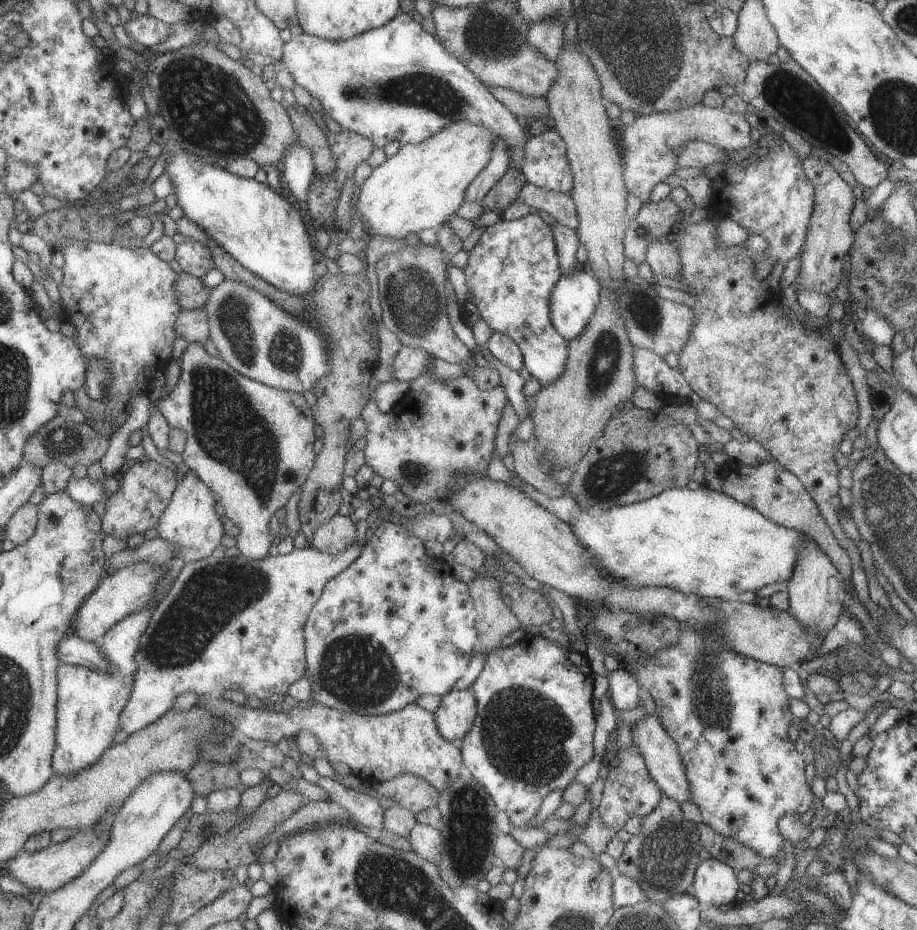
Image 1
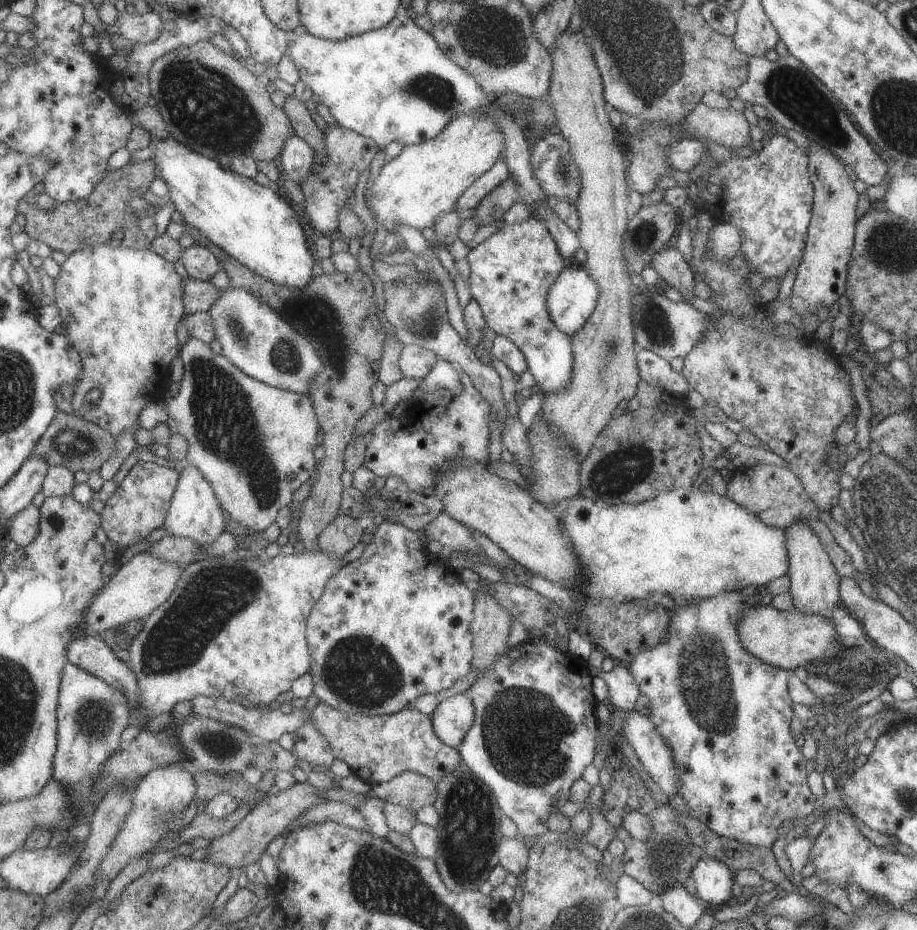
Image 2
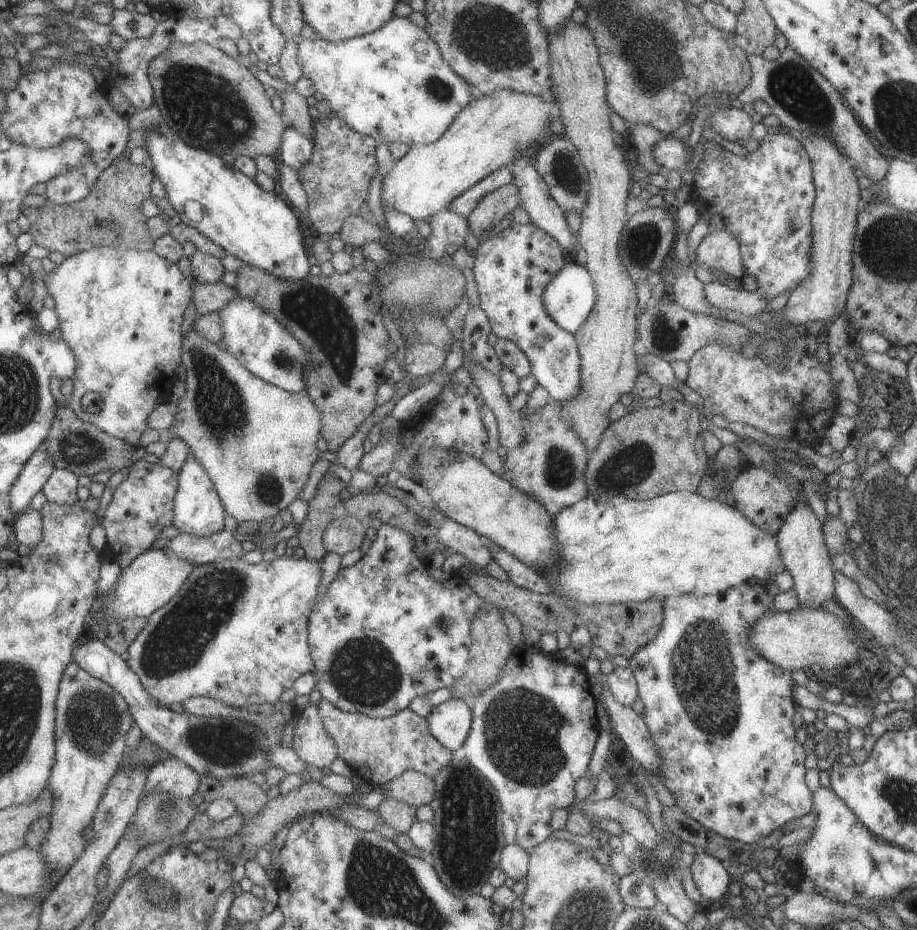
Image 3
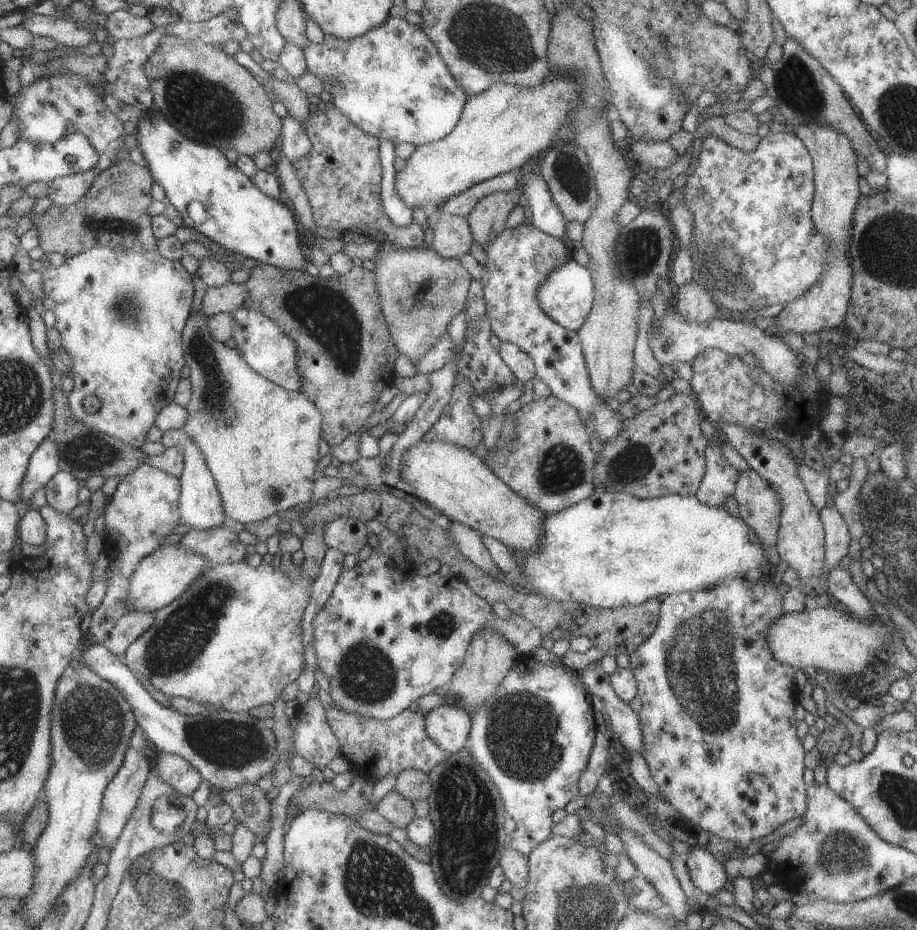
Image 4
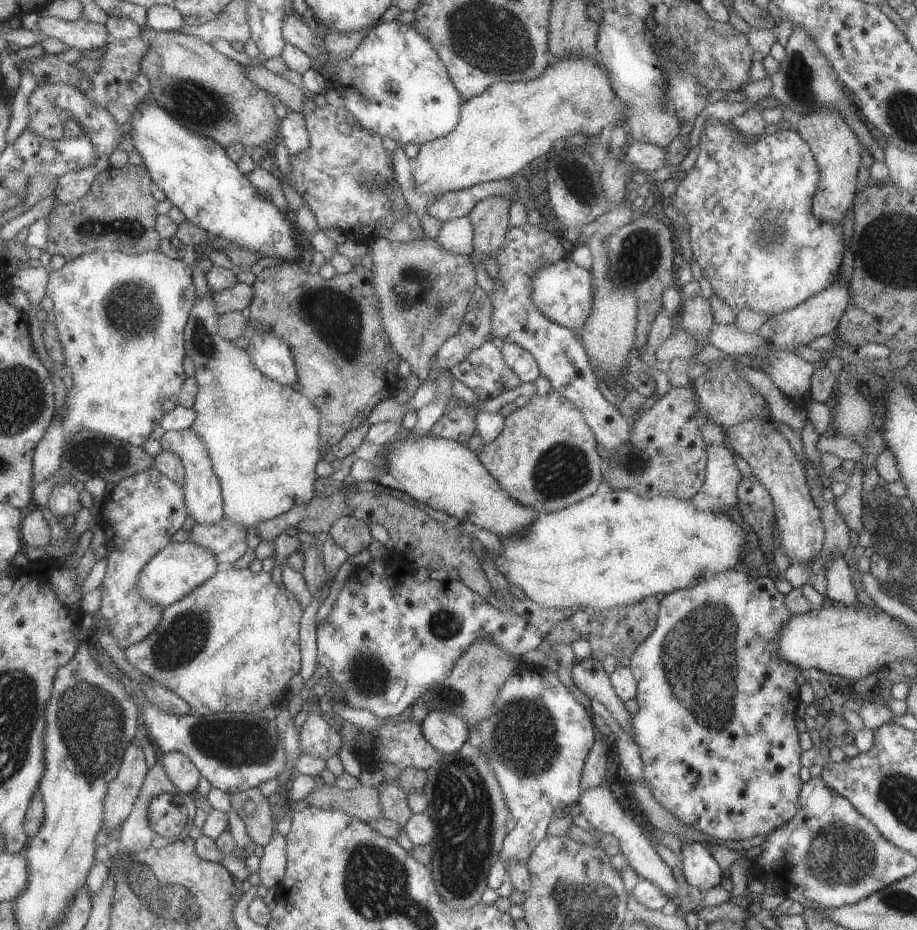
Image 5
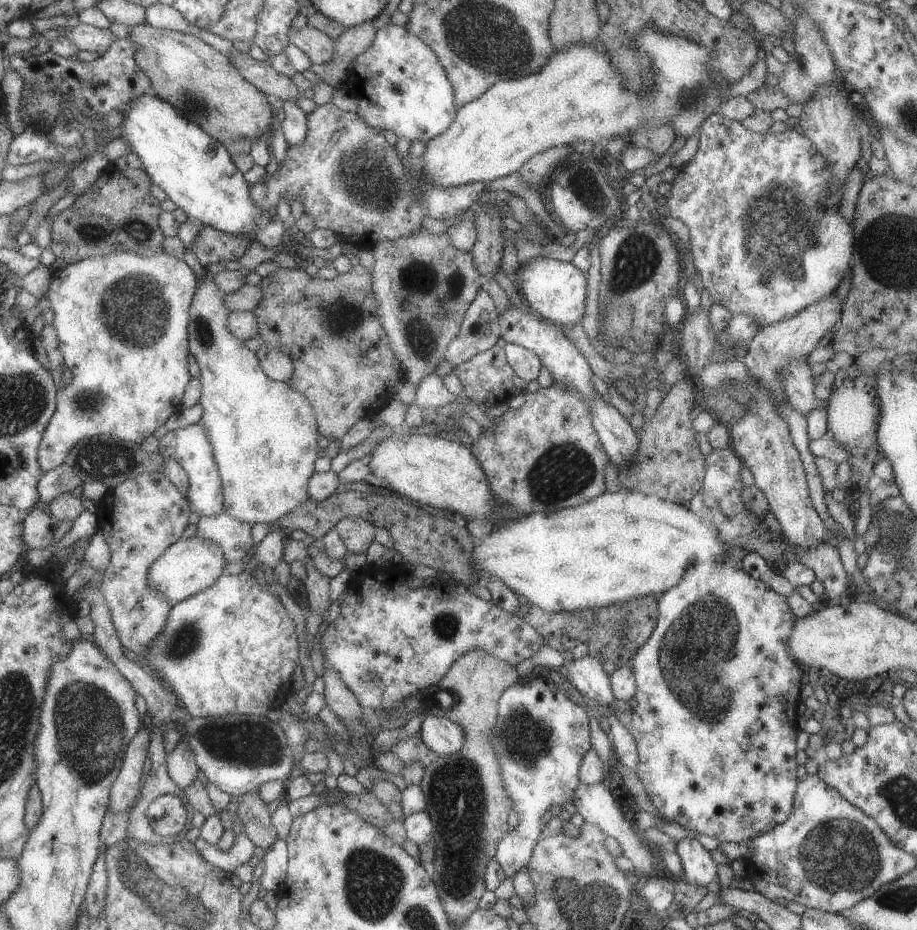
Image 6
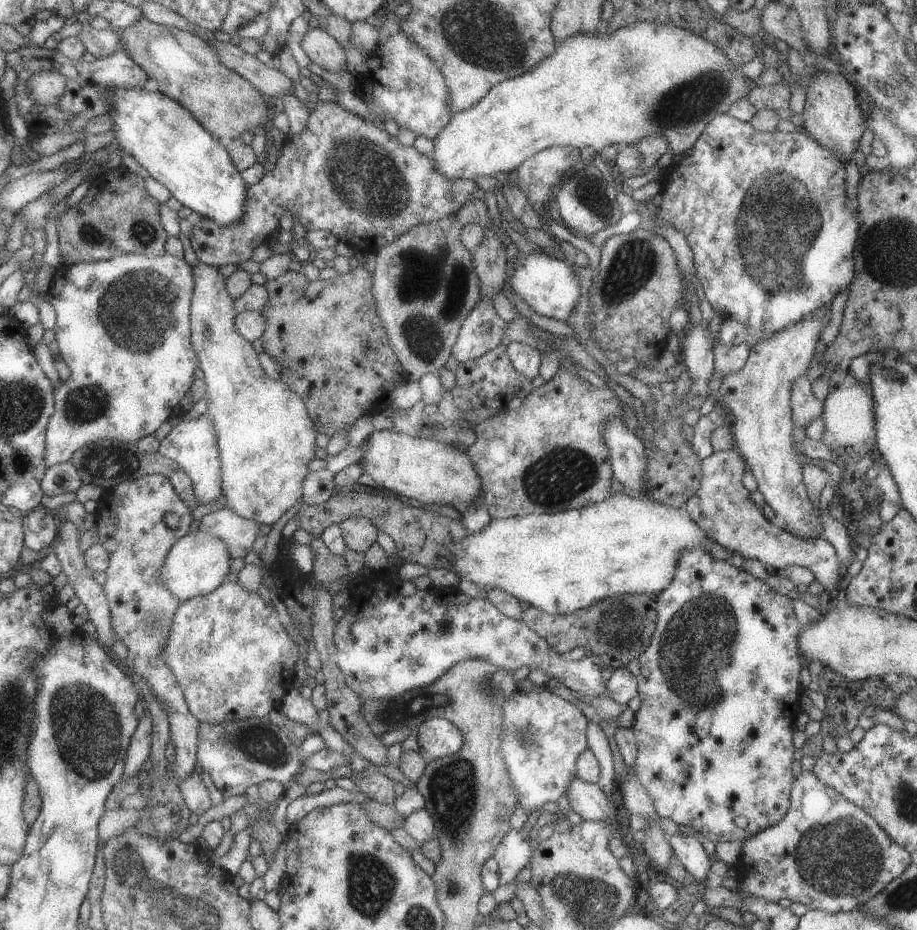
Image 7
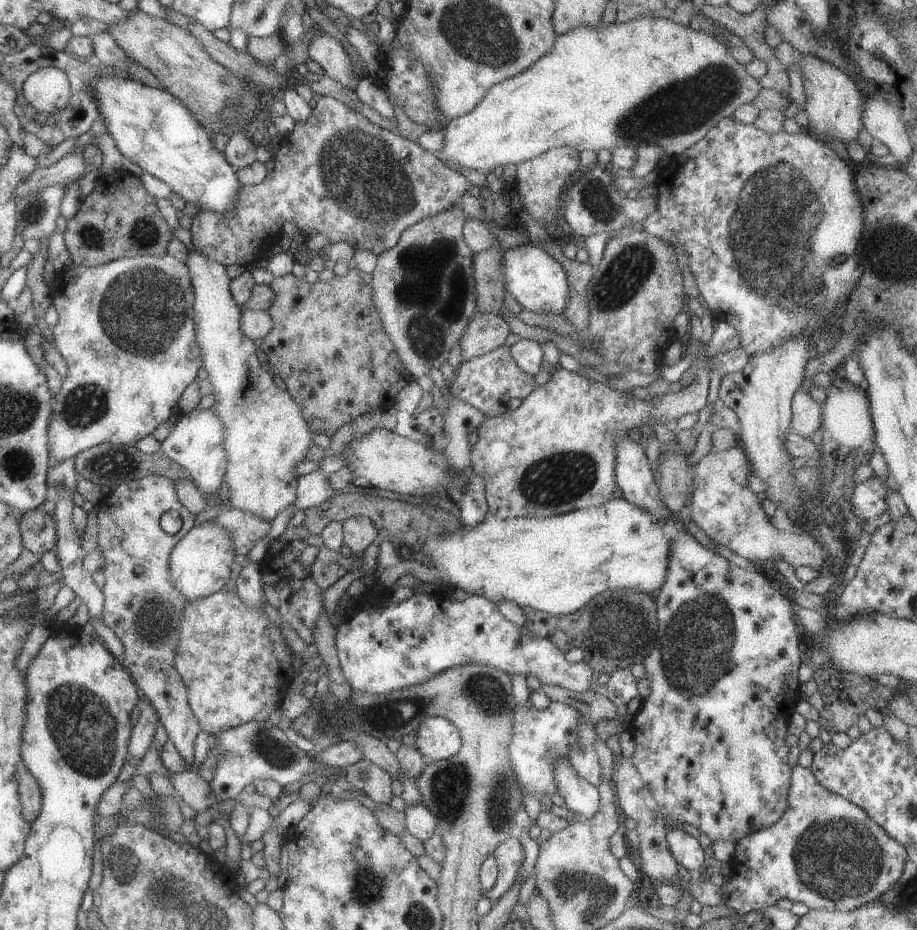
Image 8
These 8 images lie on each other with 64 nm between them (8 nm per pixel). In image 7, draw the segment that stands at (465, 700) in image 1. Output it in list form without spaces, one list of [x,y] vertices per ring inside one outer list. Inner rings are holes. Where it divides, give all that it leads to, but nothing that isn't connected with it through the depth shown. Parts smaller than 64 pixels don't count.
[[[441,717],[423,719],[414,733],[420,750],[427,753],[433,760],[454,756],[462,745],[459,729]]]

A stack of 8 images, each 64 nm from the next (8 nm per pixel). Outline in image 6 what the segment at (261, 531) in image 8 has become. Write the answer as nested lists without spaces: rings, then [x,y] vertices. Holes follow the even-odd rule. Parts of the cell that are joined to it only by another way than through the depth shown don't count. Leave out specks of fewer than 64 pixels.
[[[222,510],[215,516],[200,517],[199,520],[196,522],[196,535],[198,537],[214,542],[222,550],[223,558],[226,560],[226,562],[231,563],[239,560],[244,560],[245,558],[250,556],[250,553],[254,546],[254,543],[251,540],[251,534],[249,533],[251,527],[252,525],[250,525],[248,522],[240,521],[239,519],[233,518],[230,514],[227,514],[227,511]]]

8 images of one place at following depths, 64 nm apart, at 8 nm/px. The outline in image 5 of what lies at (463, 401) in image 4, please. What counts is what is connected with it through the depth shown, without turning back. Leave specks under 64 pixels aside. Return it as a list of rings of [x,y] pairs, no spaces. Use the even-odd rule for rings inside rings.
[[[465,402],[462,404],[461,408],[449,414],[442,414],[441,418],[430,428],[429,435],[466,444],[469,436],[475,430],[476,410]]]

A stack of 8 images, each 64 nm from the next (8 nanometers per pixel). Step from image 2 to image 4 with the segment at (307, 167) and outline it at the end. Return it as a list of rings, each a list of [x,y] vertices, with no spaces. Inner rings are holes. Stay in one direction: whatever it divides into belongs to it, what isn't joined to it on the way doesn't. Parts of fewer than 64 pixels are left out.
[[[287,115],[281,119],[281,154],[295,164],[297,158],[303,158],[311,150],[311,142],[303,128],[295,118]]]

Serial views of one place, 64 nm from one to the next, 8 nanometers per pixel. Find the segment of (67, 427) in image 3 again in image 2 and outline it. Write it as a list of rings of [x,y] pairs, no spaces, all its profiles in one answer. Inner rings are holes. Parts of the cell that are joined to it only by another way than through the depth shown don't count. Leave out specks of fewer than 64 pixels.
[[[55,411],[53,420],[45,432],[35,442],[30,456],[43,458],[47,465],[67,468],[71,473],[82,470],[84,473],[100,470],[101,464],[115,452],[114,437],[91,422],[82,420],[74,414]]]

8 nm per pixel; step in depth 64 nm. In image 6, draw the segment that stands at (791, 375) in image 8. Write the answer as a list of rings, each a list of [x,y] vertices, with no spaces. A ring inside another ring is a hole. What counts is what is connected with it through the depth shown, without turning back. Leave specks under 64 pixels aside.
[[[833,292],[831,295],[807,305],[792,317],[784,318],[782,321],[758,329],[755,336],[748,341],[747,352],[742,358],[747,376],[753,378],[757,384],[751,382],[742,383],[735,379],[728,380],[730,383],[730,387],[728,388],[730,398],[736,402],[738,407],[744,409],[744,413],[728,428],[730,448],[740,458],[743,466],[747,467],[747,470],[753,475],[754,485],[763,493],[765,500],[767,500],[770,506],[770,511],[780,524],[781,536],[788,543],[802,548],[805,552],[821,541],[826,540],[827,536],[817,512],[811,505],[807,485],[805,485],[805,473],[803,473],[799,454],[793,443],[791,443],[789,431],[787,430],[787,422],[785,422],[779,411],[777,411],[777,404],[775,402],[786,401],[782,385],[782,369],[793,361],[808,364],[807,356],[809,356],[811,350],[815,347],[817,348],[822,341],[827,339],[828,330],[832,326],[837,325],[841,309],[842,304],[839,304],[839,300],[837,300],[835,292]]]

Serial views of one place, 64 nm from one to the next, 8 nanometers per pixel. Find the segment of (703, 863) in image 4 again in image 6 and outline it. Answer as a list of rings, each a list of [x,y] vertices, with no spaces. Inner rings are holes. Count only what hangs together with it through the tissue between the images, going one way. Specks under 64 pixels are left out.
[[[691,834],[675,841],[673,852],[680,858],[683,874],[692,885],[706,886],[715,877],[716,865],[710,852]]]

